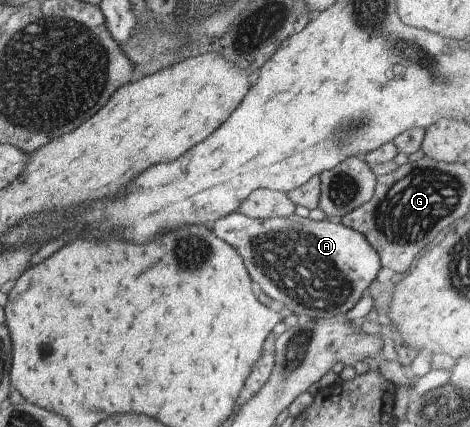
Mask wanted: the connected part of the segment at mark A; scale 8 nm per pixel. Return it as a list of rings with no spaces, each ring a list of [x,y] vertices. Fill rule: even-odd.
[[[234,211],[216,220],[216,228],[212,232],[238,253],[256,291],[269,296],[272,301],[280,300],[284,308],[288,308],[288,312],[304,314],[310,319],[328,320],[347,313],[381,267],[378,253],[364,236],[357,230],[328,218],[313,221],[308,217],[292,214],[280,220],[256,220]]]

